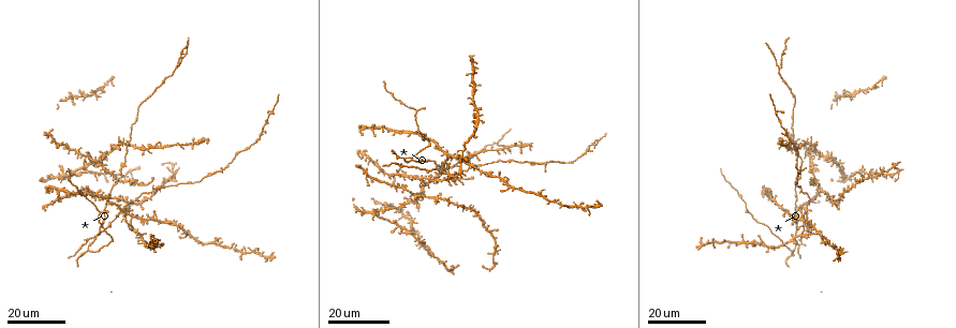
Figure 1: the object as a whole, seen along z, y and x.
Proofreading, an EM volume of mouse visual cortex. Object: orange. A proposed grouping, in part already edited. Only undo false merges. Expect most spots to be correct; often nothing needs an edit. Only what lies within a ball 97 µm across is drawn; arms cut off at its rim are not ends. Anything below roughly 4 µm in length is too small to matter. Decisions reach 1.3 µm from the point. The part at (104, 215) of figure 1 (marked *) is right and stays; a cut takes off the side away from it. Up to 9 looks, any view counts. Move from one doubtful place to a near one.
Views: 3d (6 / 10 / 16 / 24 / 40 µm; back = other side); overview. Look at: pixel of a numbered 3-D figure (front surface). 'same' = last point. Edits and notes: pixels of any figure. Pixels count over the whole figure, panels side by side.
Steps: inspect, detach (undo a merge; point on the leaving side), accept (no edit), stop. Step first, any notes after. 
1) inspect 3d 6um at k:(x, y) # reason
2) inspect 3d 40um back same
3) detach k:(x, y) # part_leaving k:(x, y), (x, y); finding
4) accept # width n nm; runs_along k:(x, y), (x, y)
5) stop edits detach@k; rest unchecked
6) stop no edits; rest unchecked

inspect 3d 24um at 1:(402, 167) # two arms at a narrow angle

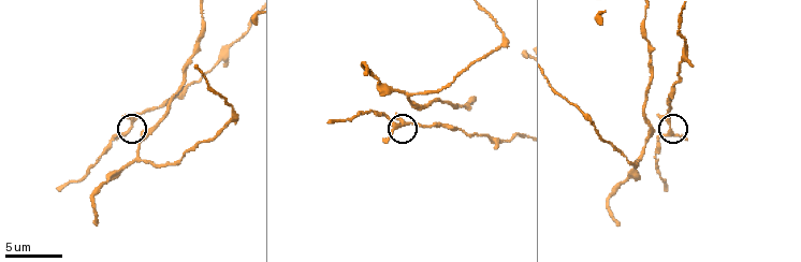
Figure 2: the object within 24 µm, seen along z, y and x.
inspect 3d 6um at 2:(403, 122)

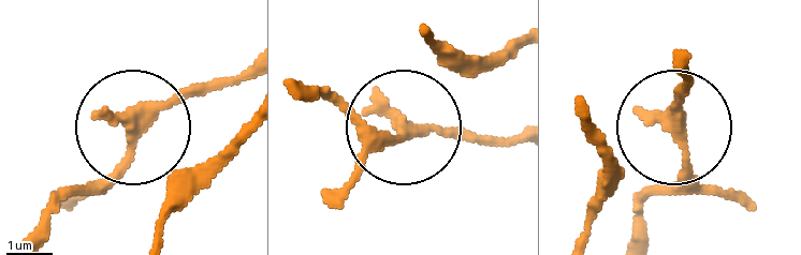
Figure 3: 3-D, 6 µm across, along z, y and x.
accept # arms 4; runs_along 3:(241, 133), (183, 171), (136, 129), (114, 167), (48, 221); continuous, no second neuron

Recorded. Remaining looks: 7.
inspect 3d 24um at 1:(806, 208) # four arms meet

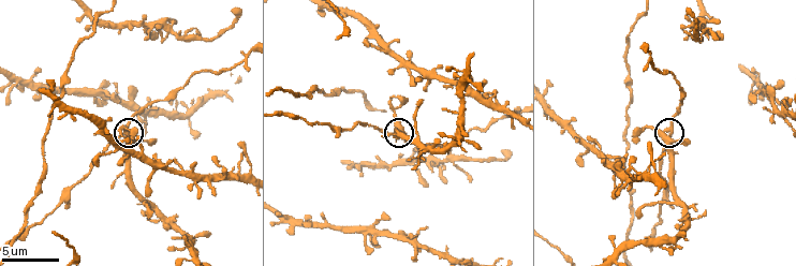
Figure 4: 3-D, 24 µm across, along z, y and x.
inspect 3d 6um at 4:(668, 128)

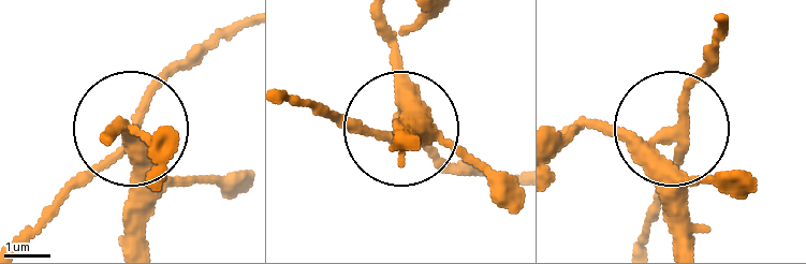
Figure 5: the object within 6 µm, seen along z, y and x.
inspect 3d 6um back at 5:(671, 130)

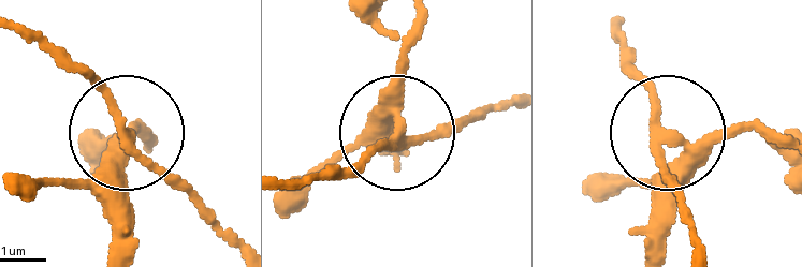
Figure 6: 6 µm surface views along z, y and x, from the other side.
detach 6:(126, 205) # side_arm 74 um; part_leaving 6:(129, 142), (117, 242); a second neuron is stuck on

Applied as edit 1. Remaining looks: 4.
inspect overview

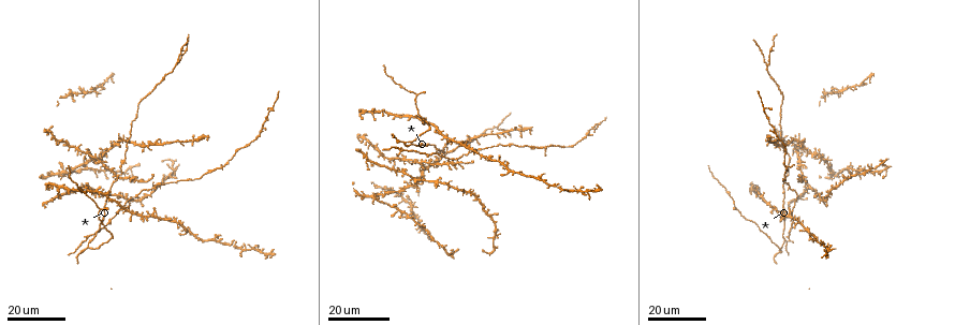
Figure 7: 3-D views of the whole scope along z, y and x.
inspect 3d 16um at 7:(377, 199) # four-way junction

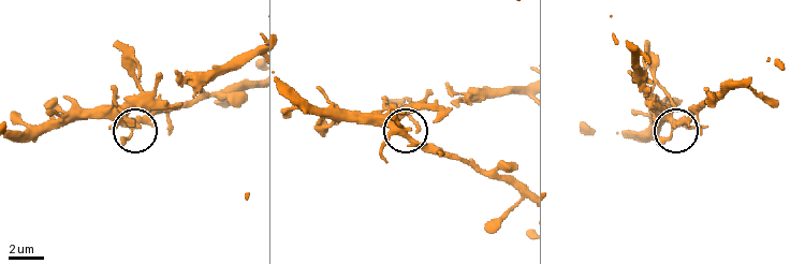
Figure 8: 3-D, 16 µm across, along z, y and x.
inspect 3d 10um at 8:(140, 121)

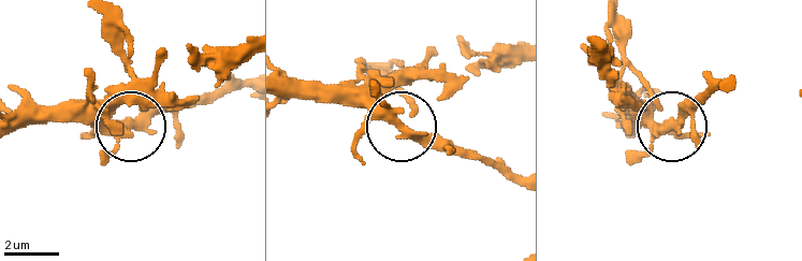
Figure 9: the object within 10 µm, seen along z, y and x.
accept # arms 4; continuous, no second neuron

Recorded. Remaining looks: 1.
inspect 3d 10um at 4:(145, 29) # four or more arms meet

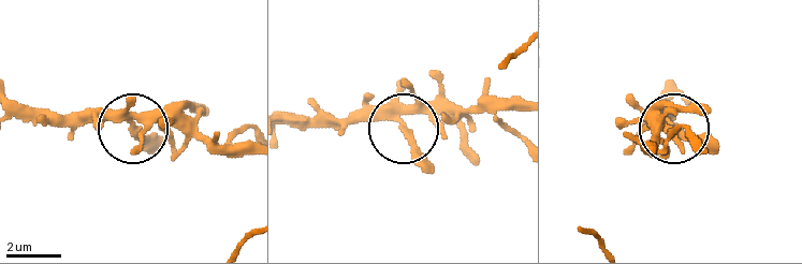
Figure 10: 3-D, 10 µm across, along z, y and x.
accept # width 300 nm; runs_along 10:(286, 121), (400, 123), (417, 115), (463, 115); continuous, no second neuron

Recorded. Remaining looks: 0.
stop edits detach@6; rest unchecked

